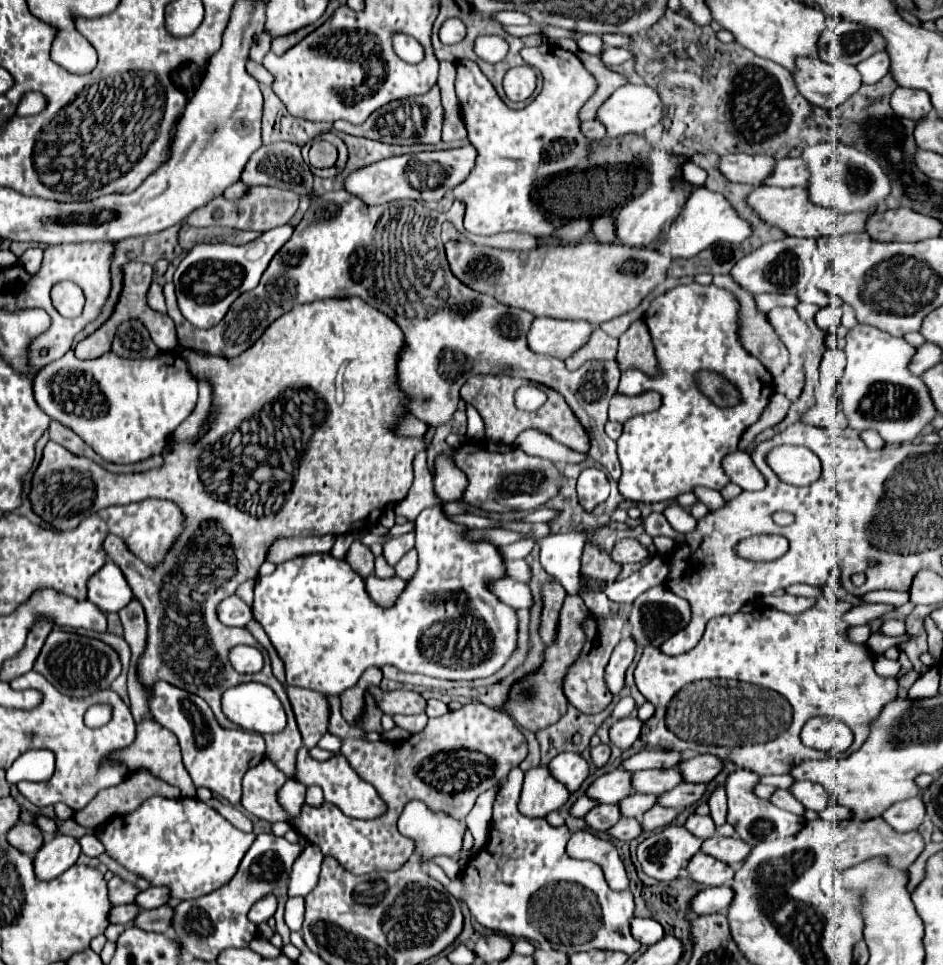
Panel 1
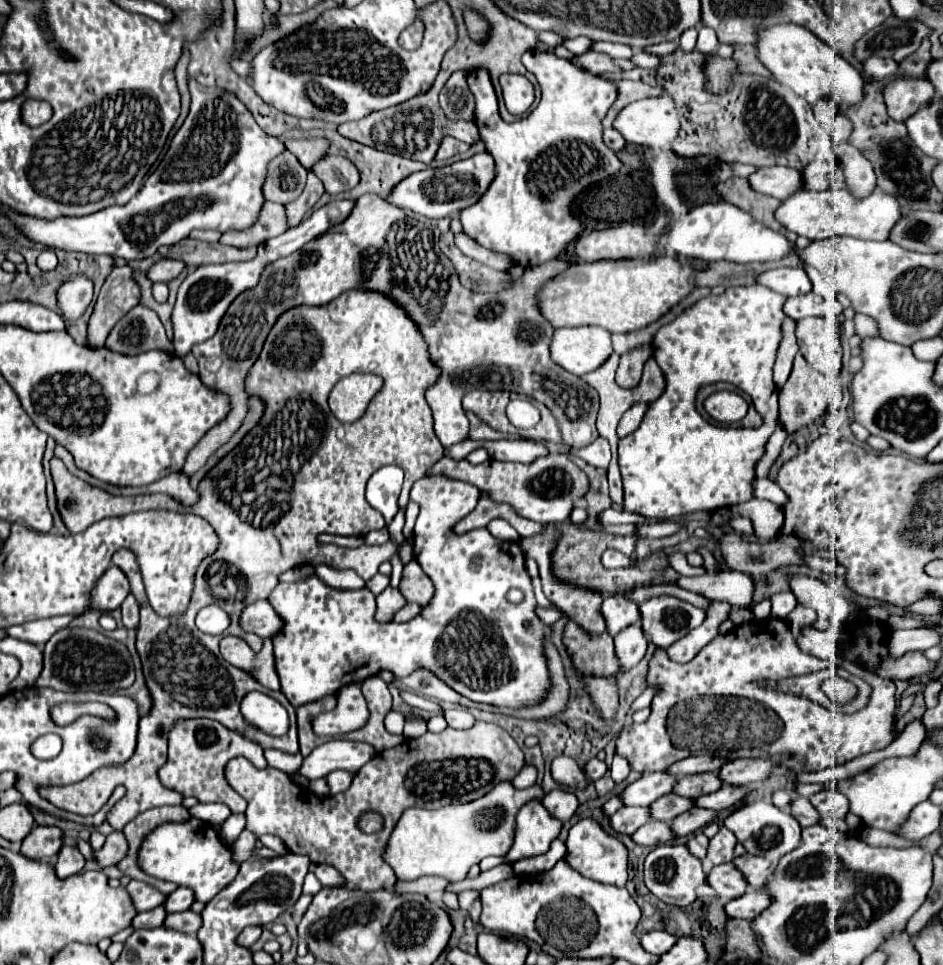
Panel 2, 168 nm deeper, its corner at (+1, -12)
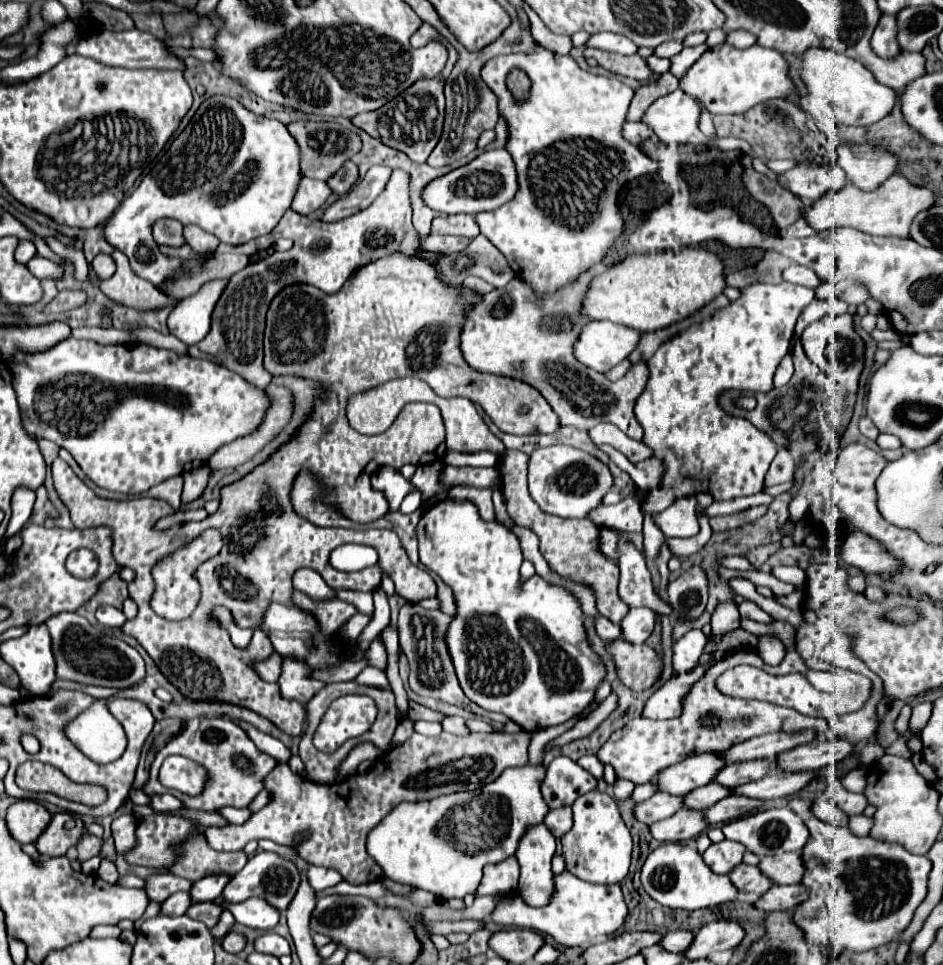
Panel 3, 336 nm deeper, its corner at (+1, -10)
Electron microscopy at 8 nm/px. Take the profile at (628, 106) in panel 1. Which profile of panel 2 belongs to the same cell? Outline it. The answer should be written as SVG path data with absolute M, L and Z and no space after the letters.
M672 97L640 99L620 111L614 121L628 143L644 147L670 147L680 131L680 115Z

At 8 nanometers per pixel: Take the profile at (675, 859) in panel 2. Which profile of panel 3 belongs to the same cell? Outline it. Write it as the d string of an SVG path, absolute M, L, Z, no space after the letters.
M662 843L658 849L654 849L642 867L640 879L646 893L654 901L672 909L694 911L694 909L714 907L726 901L734 901L738 893L726 875L716 875L702 861L702 855L694 847L682 843Z

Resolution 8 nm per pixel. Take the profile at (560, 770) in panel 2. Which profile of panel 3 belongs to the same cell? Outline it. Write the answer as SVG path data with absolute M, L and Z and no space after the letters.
M566 755L556 757L546 771L546 779L542 783L542 795L548 807L572 805L584 793L596 789L598 779L586 773L576 761Z

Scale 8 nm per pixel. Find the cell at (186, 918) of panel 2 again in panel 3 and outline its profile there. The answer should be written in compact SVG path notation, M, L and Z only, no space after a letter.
M208 901L208 903L194 903L194 905L186 911L186 915L188 915L190 919L204 923L208 929L214 927L214 923L218 921L218 915L220 915L220 913L222 913L222 907L210 903L210 901Z

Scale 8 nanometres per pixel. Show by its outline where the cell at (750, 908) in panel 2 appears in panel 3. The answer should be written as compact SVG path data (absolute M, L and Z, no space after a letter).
M772 885L758 901L754 901L754 907L760 911L788 911L802 903L808 897L808 889L800 885Z

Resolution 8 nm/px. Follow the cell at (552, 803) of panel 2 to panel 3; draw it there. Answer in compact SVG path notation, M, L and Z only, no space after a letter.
M568 805L550 809L544 817L544 823L546 823L546 827L550 827L554 837L560 839L564 833L568 833L572 829L572 809Z

